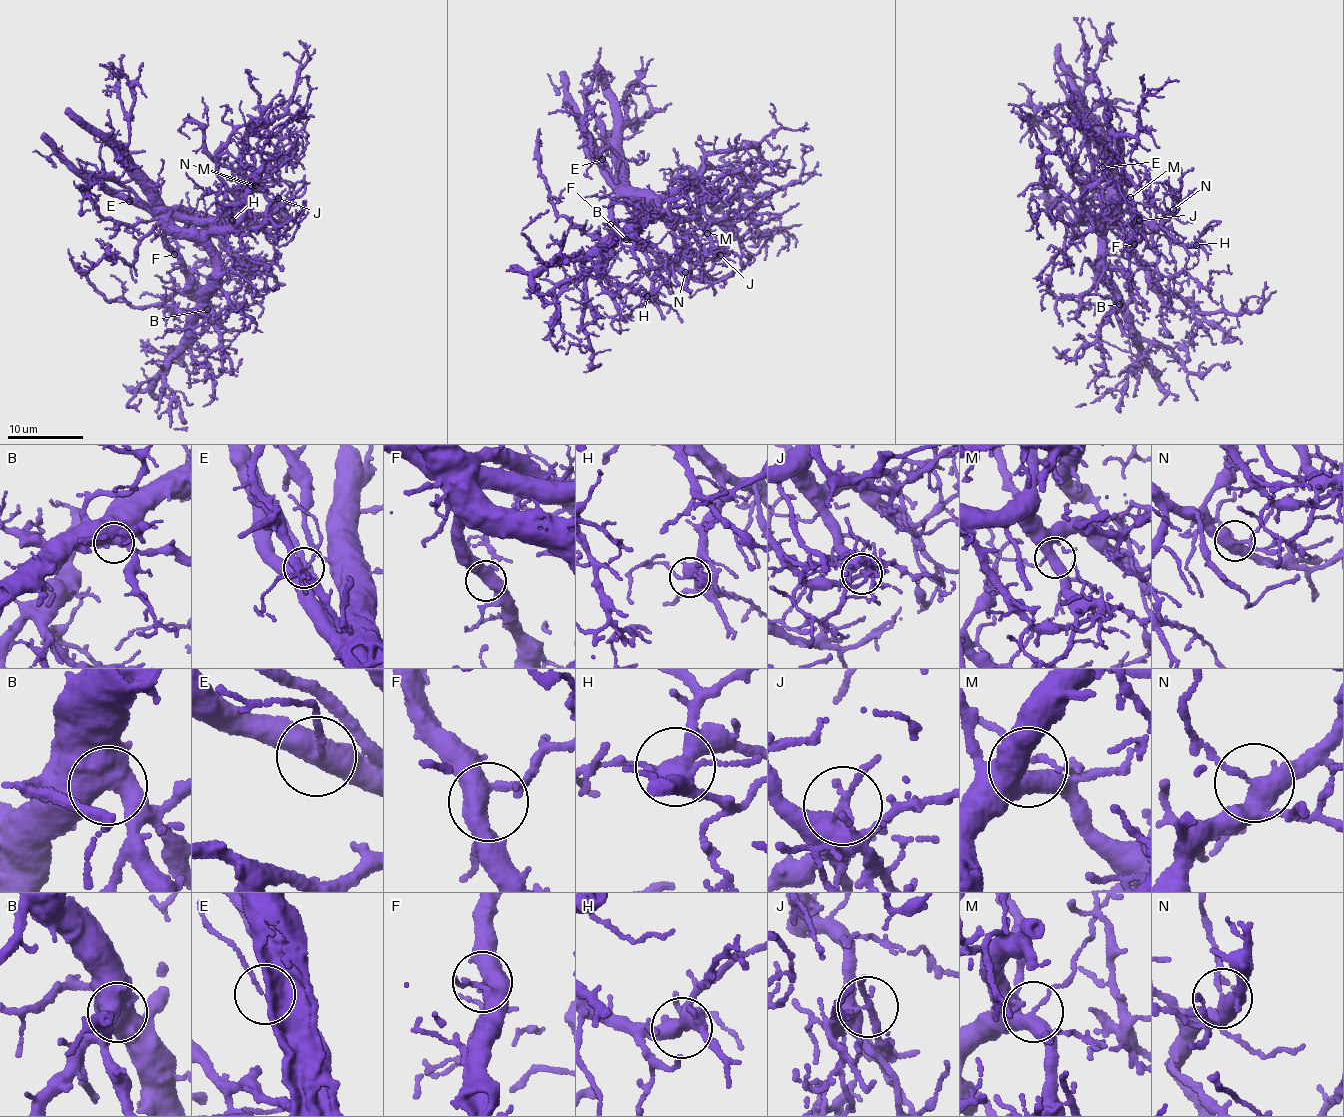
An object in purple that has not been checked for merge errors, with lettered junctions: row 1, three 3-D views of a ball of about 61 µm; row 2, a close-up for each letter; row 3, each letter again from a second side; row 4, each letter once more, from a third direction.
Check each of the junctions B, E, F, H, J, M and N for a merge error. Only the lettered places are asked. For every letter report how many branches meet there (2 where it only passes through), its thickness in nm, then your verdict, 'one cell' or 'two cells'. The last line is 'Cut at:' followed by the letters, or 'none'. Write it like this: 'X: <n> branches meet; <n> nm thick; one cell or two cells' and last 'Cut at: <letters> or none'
B: 2 branches meet; 600 nm thick; one cell
E: 3 branches meet; 280 nm thick; one cell
F: 3 branches meet; 440 nm thick; one cell
H: 3 branches meet; 400 nm thick; one cell
J: 3 branches meet; 190 nm thick; two cells
M: 3 branches meet; 400 nm thick; one cell
N: 4 branches meet; 380 nm thick; one cell
Cut at: J

